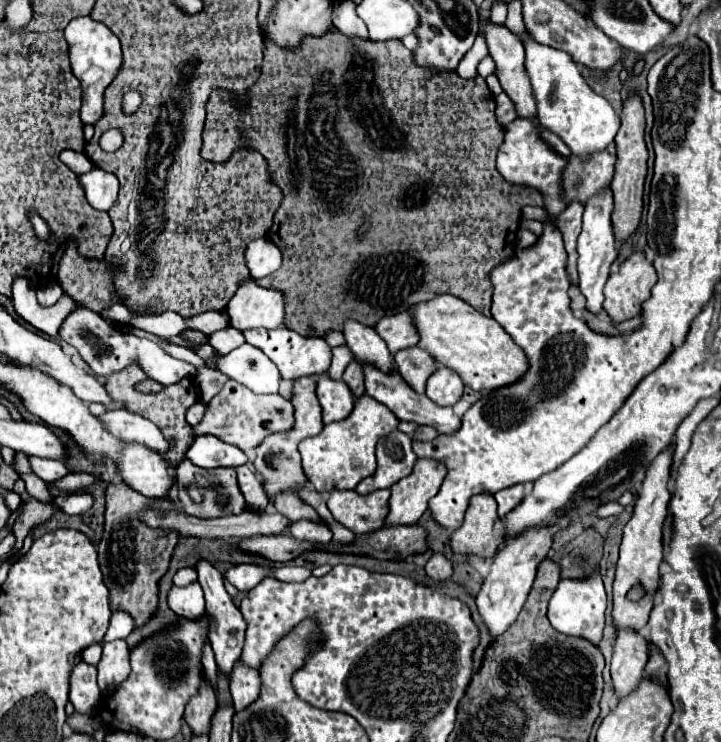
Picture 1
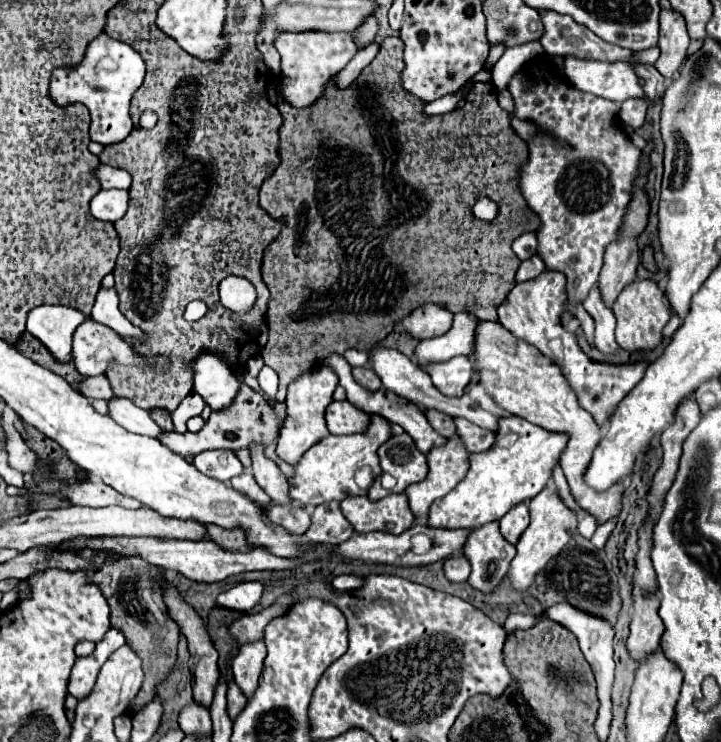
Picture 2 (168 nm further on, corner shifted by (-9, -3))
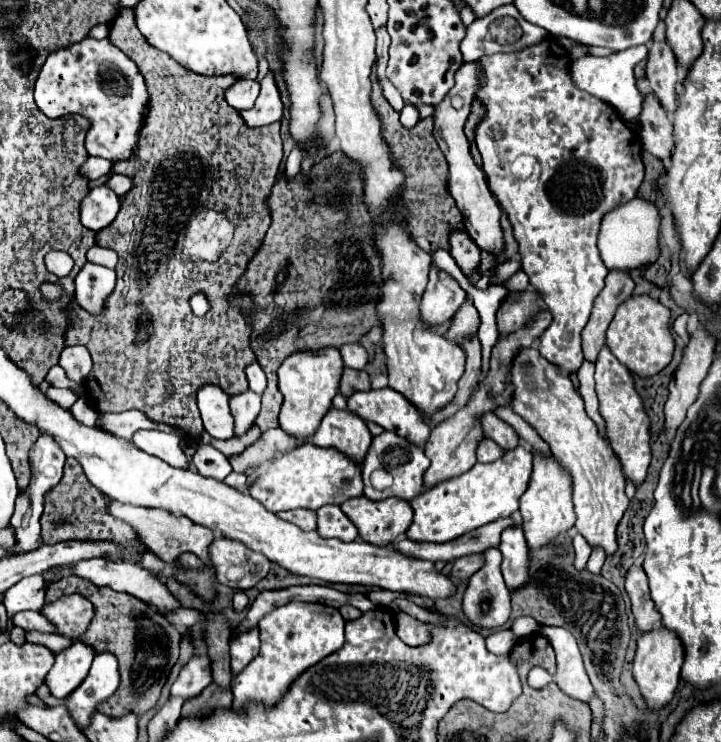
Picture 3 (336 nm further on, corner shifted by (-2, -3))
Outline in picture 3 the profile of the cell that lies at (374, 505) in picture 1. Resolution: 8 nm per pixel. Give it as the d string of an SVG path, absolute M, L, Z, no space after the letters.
M355 497L341 503L341 511L357 527L361 541L375 543L379 547L401 539L413 519L409 501L397 497L389 497L383 501Z

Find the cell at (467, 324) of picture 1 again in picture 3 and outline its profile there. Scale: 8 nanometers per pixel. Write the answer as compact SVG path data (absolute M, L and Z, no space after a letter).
M521 349L511 363L513 397L511 409L521 415L543 441L549 443L553 457L571 475L573 505L577 513L577 531L591 547L599 545L607 555L615 553L615 529L621 521L629 499L625 495L625 477L615 453L597 433L597 425L589 419L581 395L575 391L571 379L553 363L545 361L537 349Z

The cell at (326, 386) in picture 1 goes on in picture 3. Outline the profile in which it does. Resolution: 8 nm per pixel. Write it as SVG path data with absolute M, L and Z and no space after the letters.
M329 409L323 417L311 443L319 447L335 447L345 455L351 455L357 463L363 461L373 435L359 415L347 409Z

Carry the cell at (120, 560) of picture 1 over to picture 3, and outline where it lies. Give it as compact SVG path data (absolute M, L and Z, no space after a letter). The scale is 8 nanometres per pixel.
M75 575L49 583L45 589L45 603L51 603L61 595L69 593L79 593L95 605L95 617L87 629L87 635L83 635L81 641L93 645L99 653L113 651L119 657L121 667L119 693L115 693L111 701L105 701L105 705L99 705L99 713L109 717L123 717L127 713L141 715L147 709L151 709L157 703L159 693L167 681L167 675L179 657L181 633L177 631L177 627L171 625L161 613L157 613L141 599L131 597L129 593L117 593L107 587L97 587L95 583L83 581Z

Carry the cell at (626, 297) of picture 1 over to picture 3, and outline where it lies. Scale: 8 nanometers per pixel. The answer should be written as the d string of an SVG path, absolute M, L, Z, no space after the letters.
M633 295L617 307L617 313L607 329L607 347L629 371L641 377L651 377L671 361L675 349L669 331L669 319L671 313L665 305L651 299L649 295Z

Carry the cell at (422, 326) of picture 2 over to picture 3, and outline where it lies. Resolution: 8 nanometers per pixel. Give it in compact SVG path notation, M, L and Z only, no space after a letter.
M431 265L429 285L421 297L421 321L429 327L447 323L459 305L465 301L467 293L459 287L459 283L445 271L439 271Z

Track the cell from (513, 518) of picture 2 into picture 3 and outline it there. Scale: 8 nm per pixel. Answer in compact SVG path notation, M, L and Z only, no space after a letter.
M511 525L511 527L503 529L499 549L503 553L501 571L505 577L505 583L509 585L509 589L517 589L529 577L529 573L527 573L529 549L527 549L527 541L523 537L521 525Z

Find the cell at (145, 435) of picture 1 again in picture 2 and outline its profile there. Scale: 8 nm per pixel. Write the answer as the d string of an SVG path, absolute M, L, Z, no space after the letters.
M242 383L240 393L234 399L234 405L226 411L212 413L210 421L204 425L202 431L186 433L186 435L180 435L180 433L172 431L172 433L164 433L160 441L166 447L170 447L174 453L186 457L186 455L202 453L206 449L242 449L242 447L248 447L252 441L262 441L262 443L270 445L270 443L276 441L276 431L278 429L276 429L274 409L262 399L260 393L252 391L248 385Z

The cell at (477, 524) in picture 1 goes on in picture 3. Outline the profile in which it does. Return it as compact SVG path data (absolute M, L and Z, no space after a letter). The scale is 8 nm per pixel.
M489 547L483 551L483 565L473 577L469 577L465 595L463 595L463 611L473 627L499 627L505 625L511 613L509 589L501 575L501 551L497 547Z

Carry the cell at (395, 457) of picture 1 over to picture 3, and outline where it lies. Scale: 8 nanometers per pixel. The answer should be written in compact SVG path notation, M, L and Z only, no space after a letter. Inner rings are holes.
M383 431L381 435L373 437L373 443L363 459L363 481L365 481L365 497L371 499L371 501L381 501L381 499L387 499L387 497L399 497L399 499L413 499L417 497L419 493L423 493L423 473L427 471L429 467L429 459L425 457L423 449L409 443L407 439L391 433L391 431ZM375 469L387 469L391 475L393 475L393 485L385 491L377 491L373 489L371 481L369 481L369 475L375 471Z

